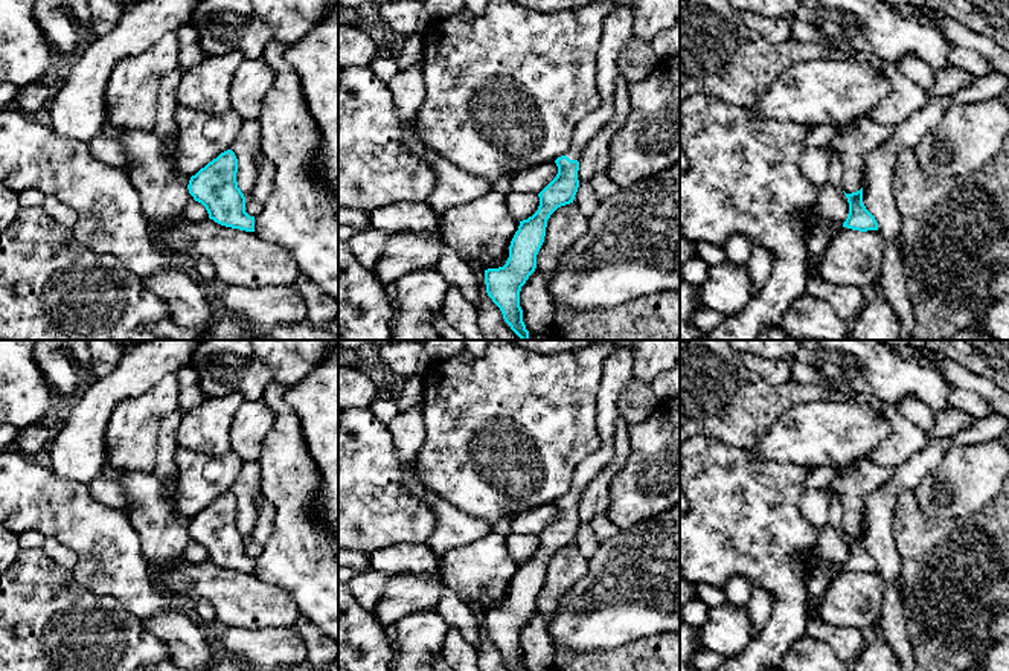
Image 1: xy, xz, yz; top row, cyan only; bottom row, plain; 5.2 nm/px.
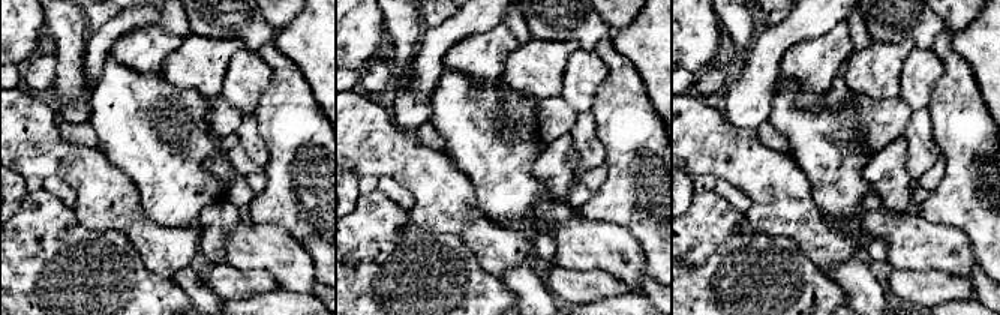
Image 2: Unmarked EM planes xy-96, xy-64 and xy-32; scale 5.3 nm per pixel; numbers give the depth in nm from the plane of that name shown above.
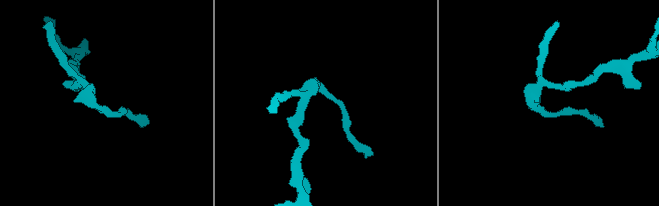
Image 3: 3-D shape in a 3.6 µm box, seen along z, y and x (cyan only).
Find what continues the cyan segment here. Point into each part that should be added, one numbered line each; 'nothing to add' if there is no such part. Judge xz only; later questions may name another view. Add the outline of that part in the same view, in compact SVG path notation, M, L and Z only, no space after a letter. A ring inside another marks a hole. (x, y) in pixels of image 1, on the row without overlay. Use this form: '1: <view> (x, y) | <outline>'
1: xz (616, 375) | M616 345L613 355L605 361L597 395L597 432L601 447L584 458L576 467L570 490L564 496L570 502L581 502L588 483L605 468L616 454L616 422L620 418L617 400L631 378L633 352Z

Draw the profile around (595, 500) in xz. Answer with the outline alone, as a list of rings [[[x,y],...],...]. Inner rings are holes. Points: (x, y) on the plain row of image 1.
[[[620,416],[616,422],[616,454],[613,461],[585,488],[581,502],[578,522],[579,526],[590,525],[591,520],[607,512],[610,505],[610,485],[613,476],[620,471],[631,453],[629,424]]]

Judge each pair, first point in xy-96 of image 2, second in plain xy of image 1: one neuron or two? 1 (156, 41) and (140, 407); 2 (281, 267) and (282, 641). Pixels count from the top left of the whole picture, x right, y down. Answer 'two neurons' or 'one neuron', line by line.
1: one neuron
2: two neurons

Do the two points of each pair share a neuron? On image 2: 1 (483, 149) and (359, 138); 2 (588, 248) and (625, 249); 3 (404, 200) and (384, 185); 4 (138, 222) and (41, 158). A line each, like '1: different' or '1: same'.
1: different
2: same
3: same
4: same

